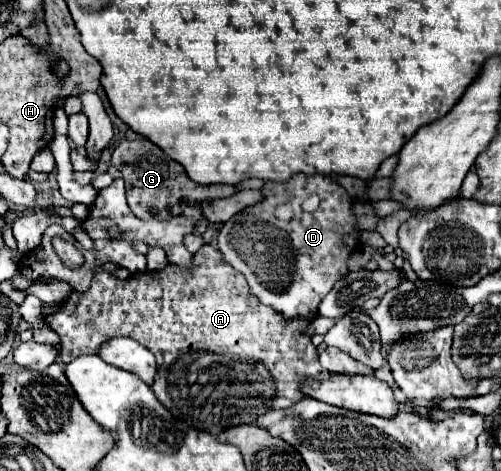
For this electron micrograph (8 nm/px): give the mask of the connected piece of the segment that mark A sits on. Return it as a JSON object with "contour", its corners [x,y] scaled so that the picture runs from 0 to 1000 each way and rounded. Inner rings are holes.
{"contour":[[[409,518],[393,531],[389,548],[385,548],[389,565],[385,573],[357,573],[357,565],[349,561],[333,561],[325,573],[313,573],[313,577],[281,577],[281,582],[261,582],[257,590],[250,594],[238,594],[230,590],[222,577],[194,577],[186,586],[186,603],[174,620],[142,620],[142,628],[134,633],[130,650],[122,650],[118,662],[102,667],[90,675],[90,684],[122,713],[122,760],[130,773],[138,773],[142,764],[150,764],[154,756],[166,756],[166,752],[190,752],[198,743],[198,735],[206,735],[214,722],[222,718],[234,718],[234,713],[257,713],[265,722],[273,722],[277,730],[285,730],[293,743],[305,747],[309,764],[313,764],[313,798],[309,798],[309,811],[305,811],[305,832],[309,841],[317,845],[317,854],[325,862],[333,862],[333,870],[357,887],[361,896],[373,896],[381,909],[393,909],[401,917],[417,917],[425,926],[441,921],[449,909],[461,909],[461,904],[473,904],[473,900],[497,900],[505,896],[517,879],[533,875],[533,870],[545,870],[545,866],[577,866],[585,862],[589,854],[597,854],[605,845],[605,837],[597,832],[597,815],[613,803],[657,803],[657,790],[637,773],[637,752],[633,752],[633,739],[625,735],[621,726],[621,713],[609,705],[613,692],[625,684],[625,675],[585,675],[585,679],[569,679],[561,675],[561,667],[553,658],[545,658],[541,650],[529,650],[529,645],[517,645],[517,650],[497,650],[493,645],[493,633],[501,628],[501,616],[493,607],[493,594],[485,590],[481,577],[473,577],[465,565],[457,565],[433,527]]]}

